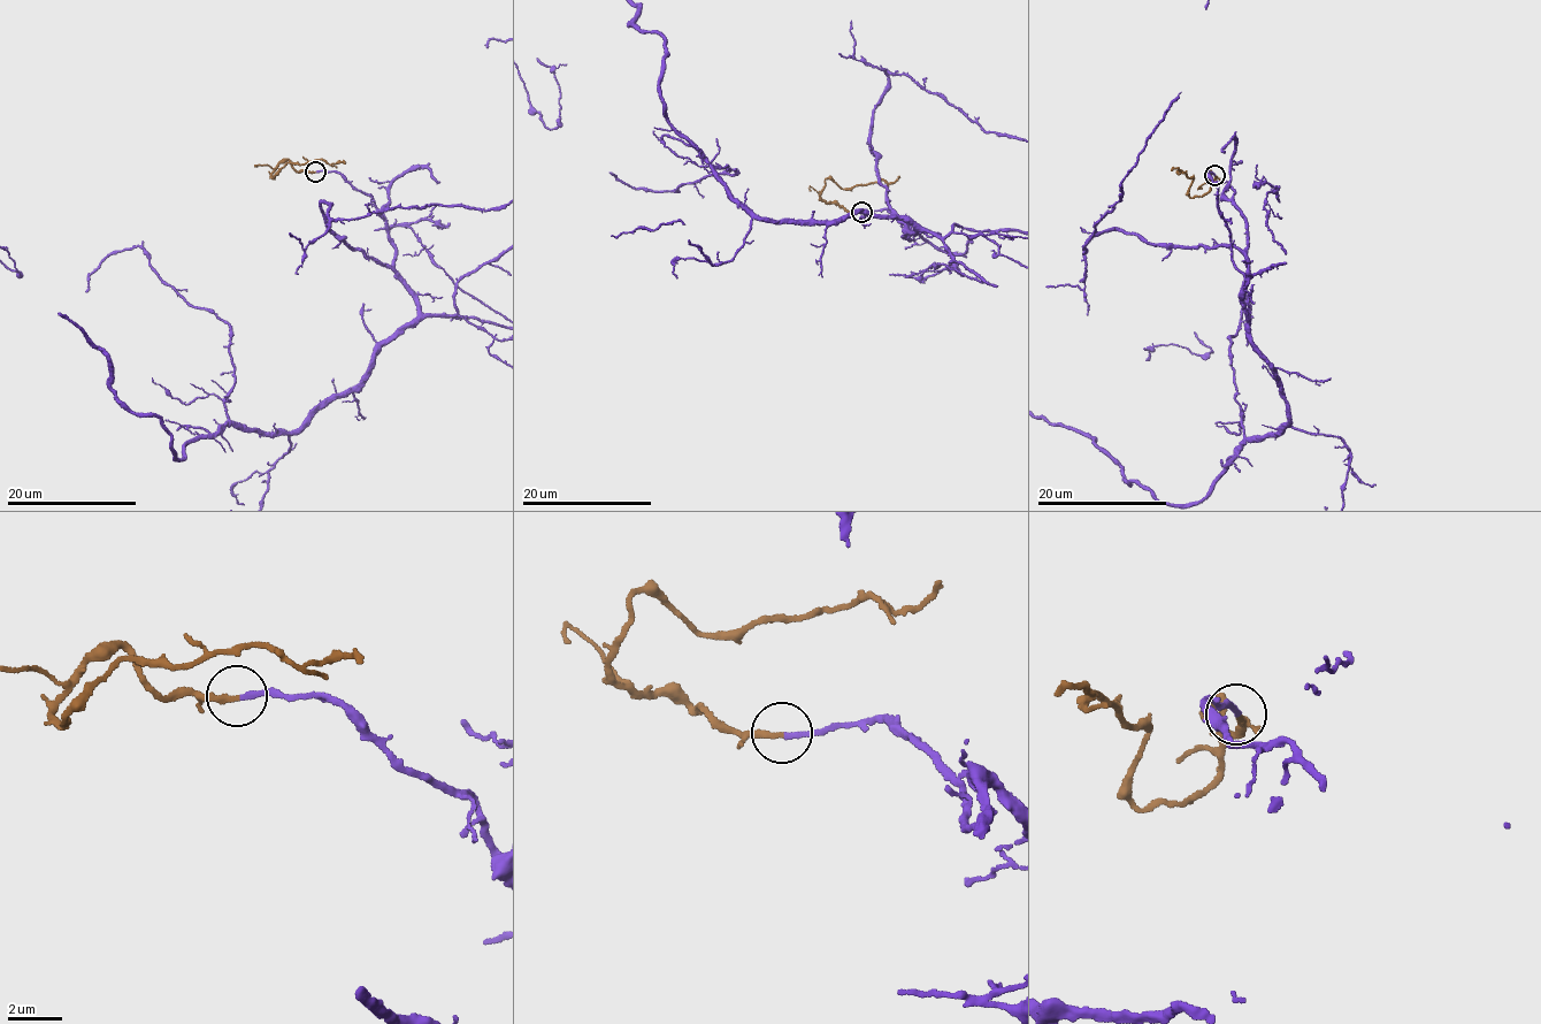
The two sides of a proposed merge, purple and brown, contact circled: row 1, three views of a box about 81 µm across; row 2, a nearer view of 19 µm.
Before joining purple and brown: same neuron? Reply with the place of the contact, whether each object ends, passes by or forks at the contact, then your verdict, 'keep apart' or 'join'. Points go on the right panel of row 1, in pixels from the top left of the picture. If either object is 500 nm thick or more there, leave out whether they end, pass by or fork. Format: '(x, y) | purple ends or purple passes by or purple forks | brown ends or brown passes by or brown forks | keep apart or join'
(1214, 175) | purple ends | brown ends | join

